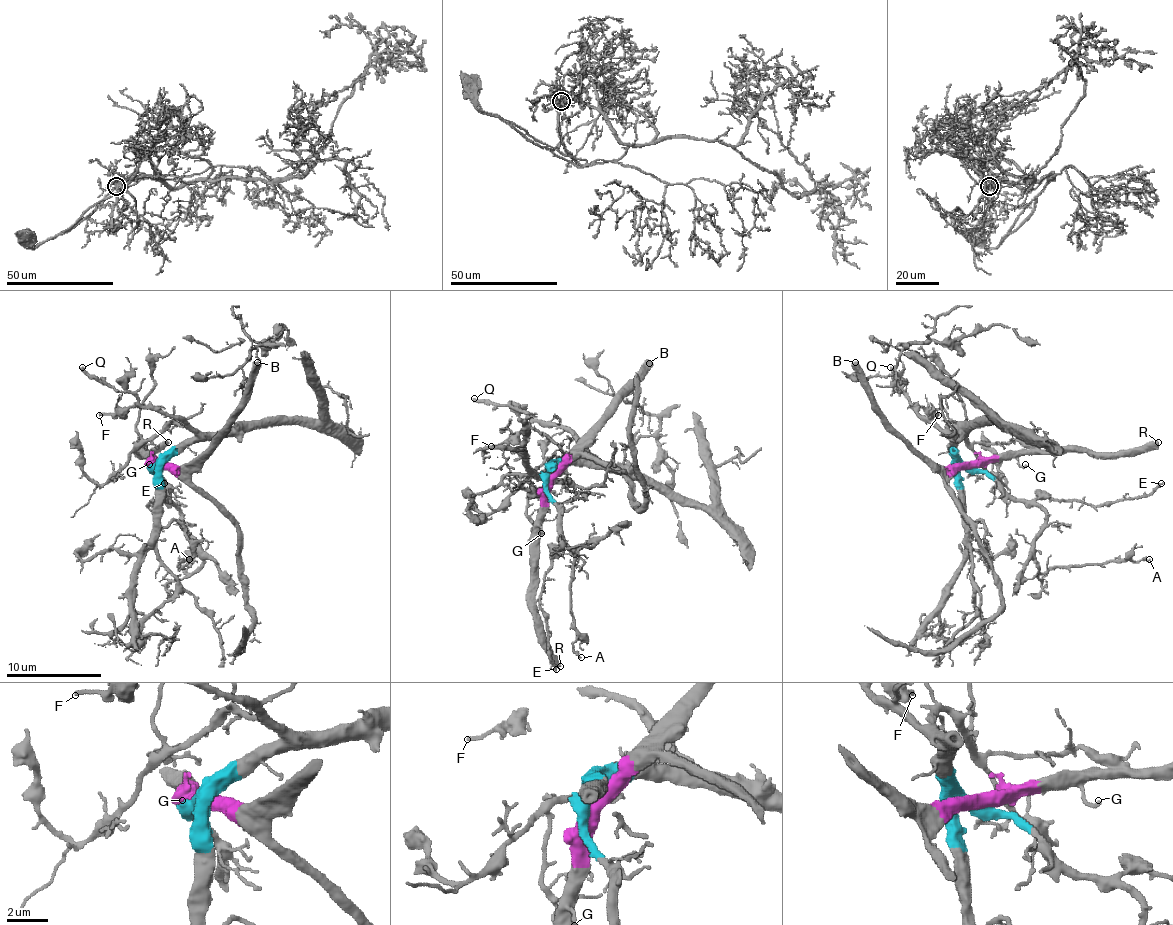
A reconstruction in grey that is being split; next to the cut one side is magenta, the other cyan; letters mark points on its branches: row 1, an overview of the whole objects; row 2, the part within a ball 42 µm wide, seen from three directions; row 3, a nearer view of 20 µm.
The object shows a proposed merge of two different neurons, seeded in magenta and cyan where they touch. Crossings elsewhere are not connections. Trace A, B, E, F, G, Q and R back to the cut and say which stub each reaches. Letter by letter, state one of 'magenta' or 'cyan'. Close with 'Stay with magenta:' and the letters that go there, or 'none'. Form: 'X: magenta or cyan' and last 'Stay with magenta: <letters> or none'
A: cyan
B: magenta
E: cyan
F: cyan
G: magenta
Q: cyan
R: magenta
Stay with magenta: B, G, R

